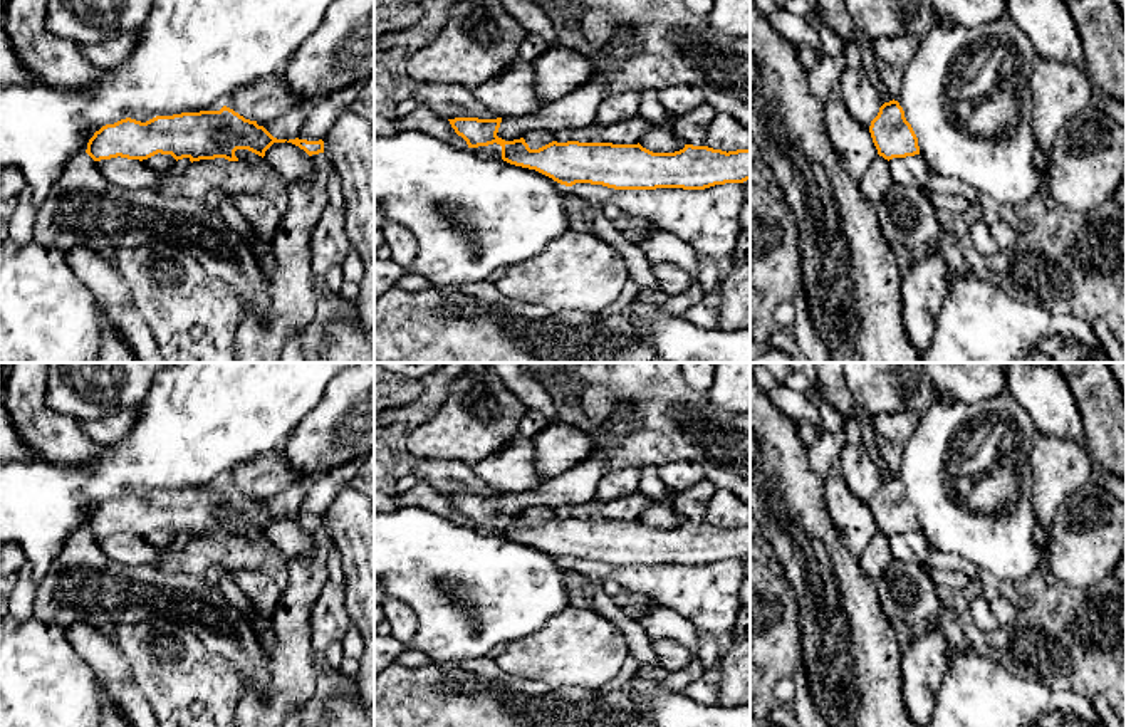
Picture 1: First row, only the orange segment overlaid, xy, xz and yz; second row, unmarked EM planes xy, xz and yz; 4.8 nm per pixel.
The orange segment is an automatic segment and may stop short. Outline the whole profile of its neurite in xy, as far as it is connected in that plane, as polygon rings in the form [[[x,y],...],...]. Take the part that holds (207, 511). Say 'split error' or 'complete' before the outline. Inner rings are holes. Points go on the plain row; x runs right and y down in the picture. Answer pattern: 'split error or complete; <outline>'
complete; [[[223,482],[220,487],[156,492],[146,499],[126,494],[106,500],[89,515],[86,529],[94,537],[117,532],[143,537],[158,529],[191,539],[215,534],[238,537],[237,526],[263,534],[274,519],[285,517]]]

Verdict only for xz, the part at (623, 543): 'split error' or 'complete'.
complete

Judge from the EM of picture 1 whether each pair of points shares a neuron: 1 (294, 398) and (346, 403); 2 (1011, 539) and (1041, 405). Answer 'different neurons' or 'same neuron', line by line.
1: different neurons
2: different neurons

